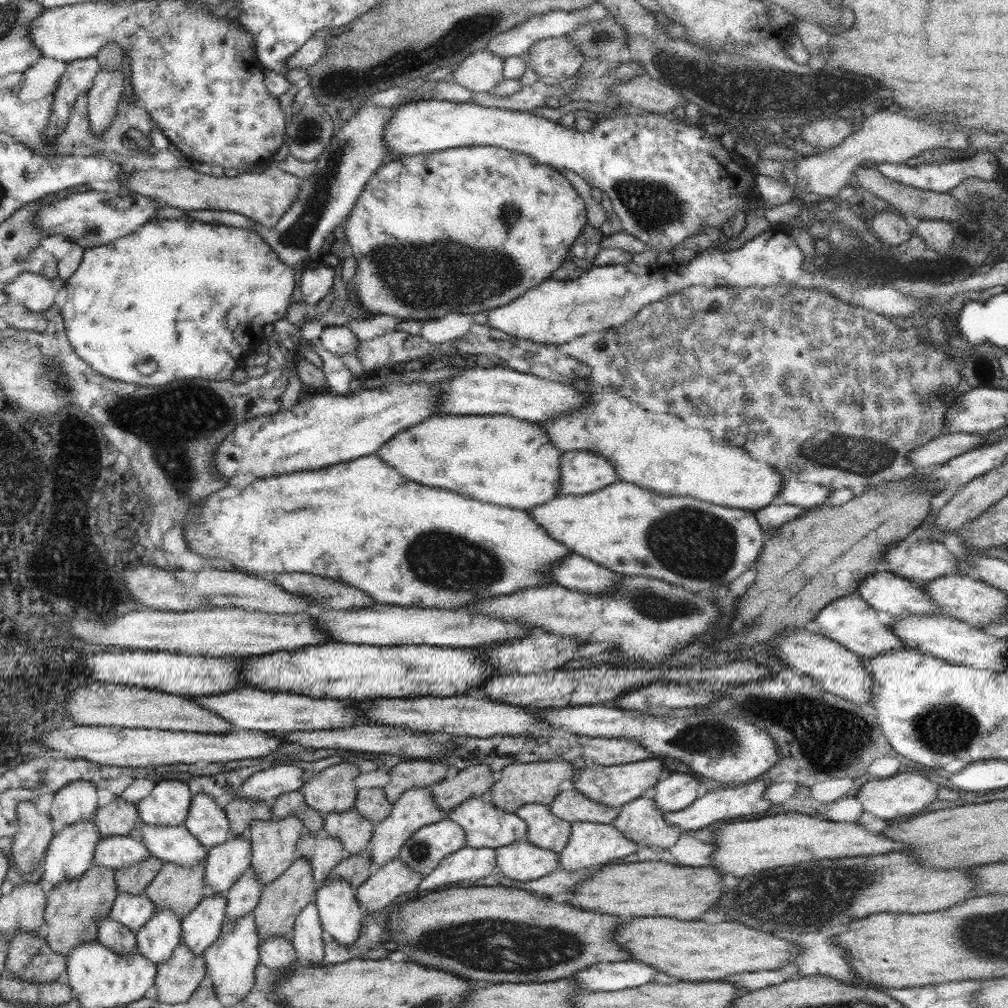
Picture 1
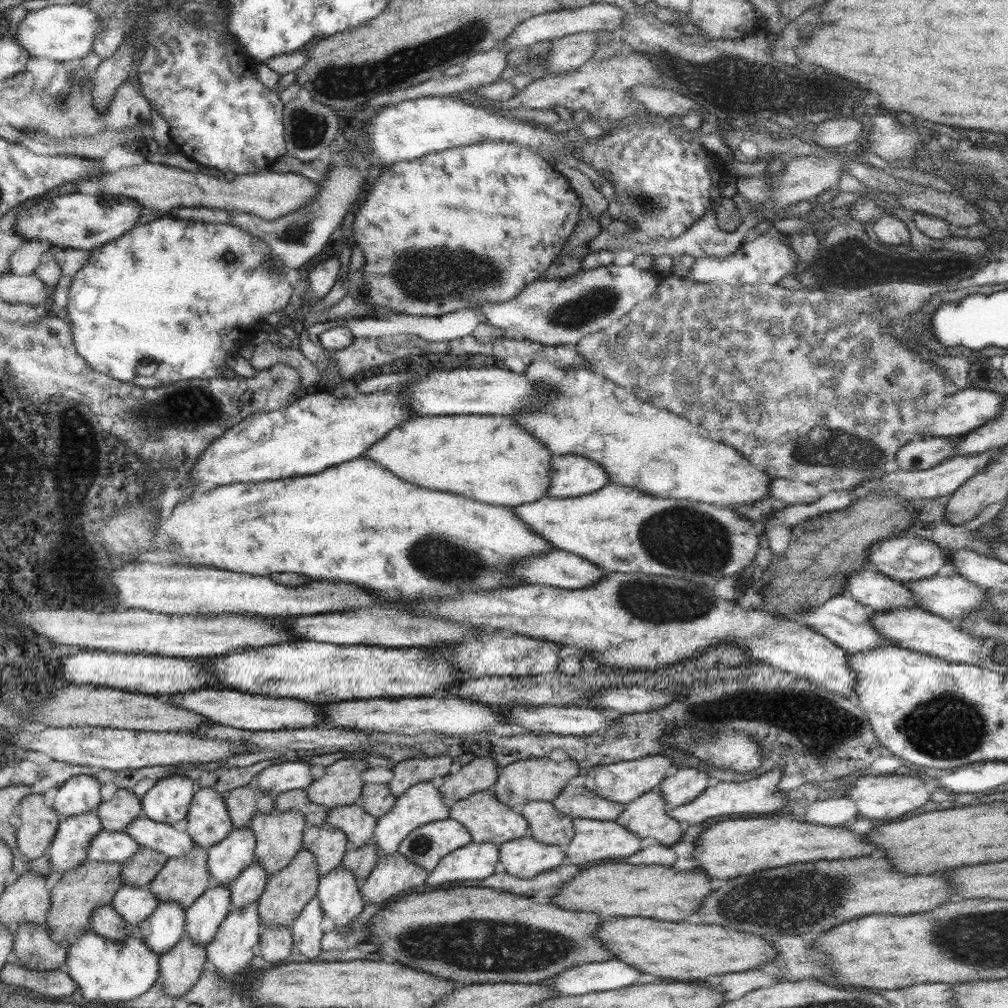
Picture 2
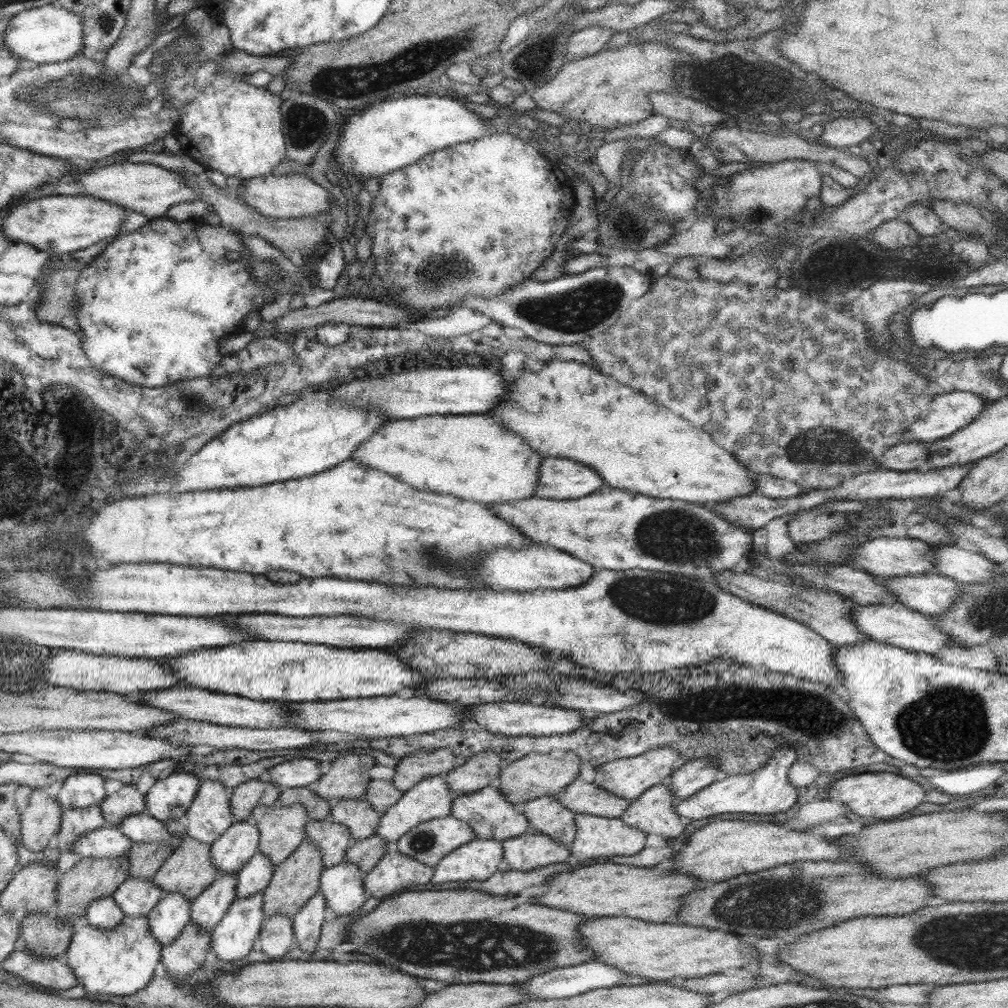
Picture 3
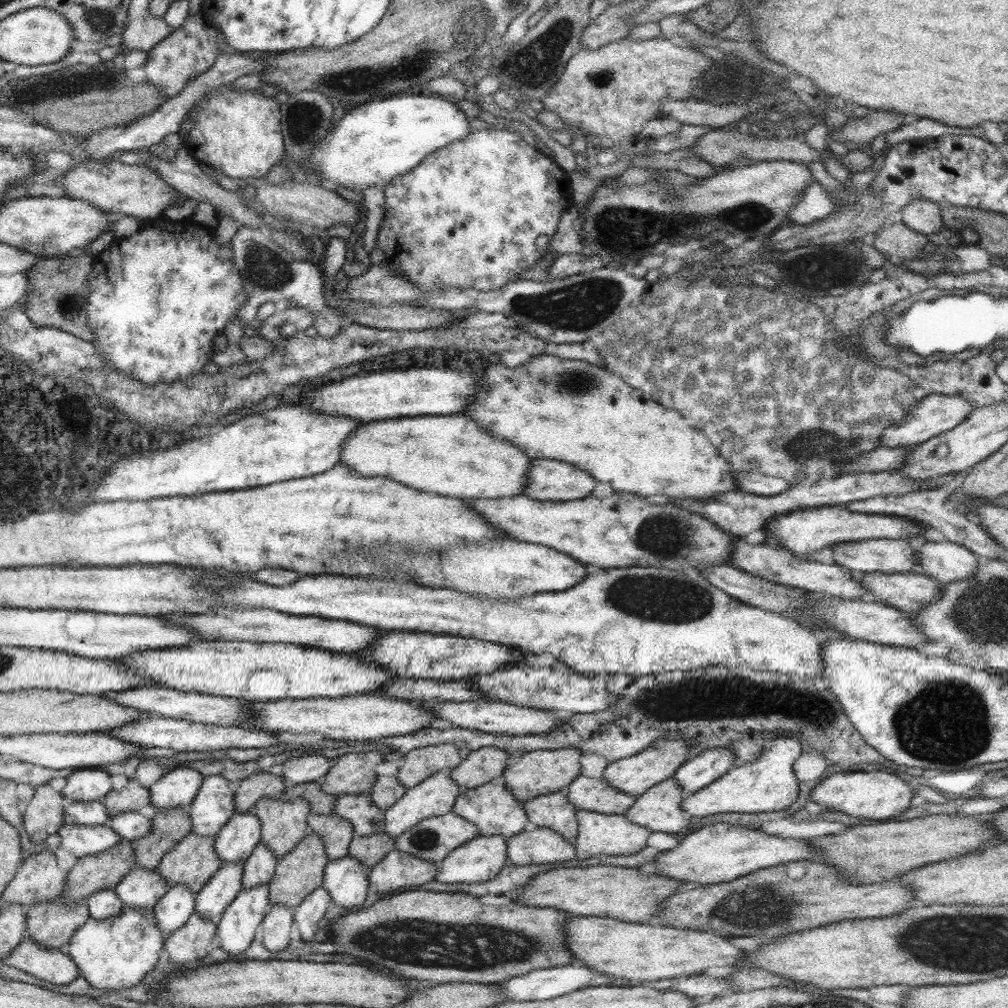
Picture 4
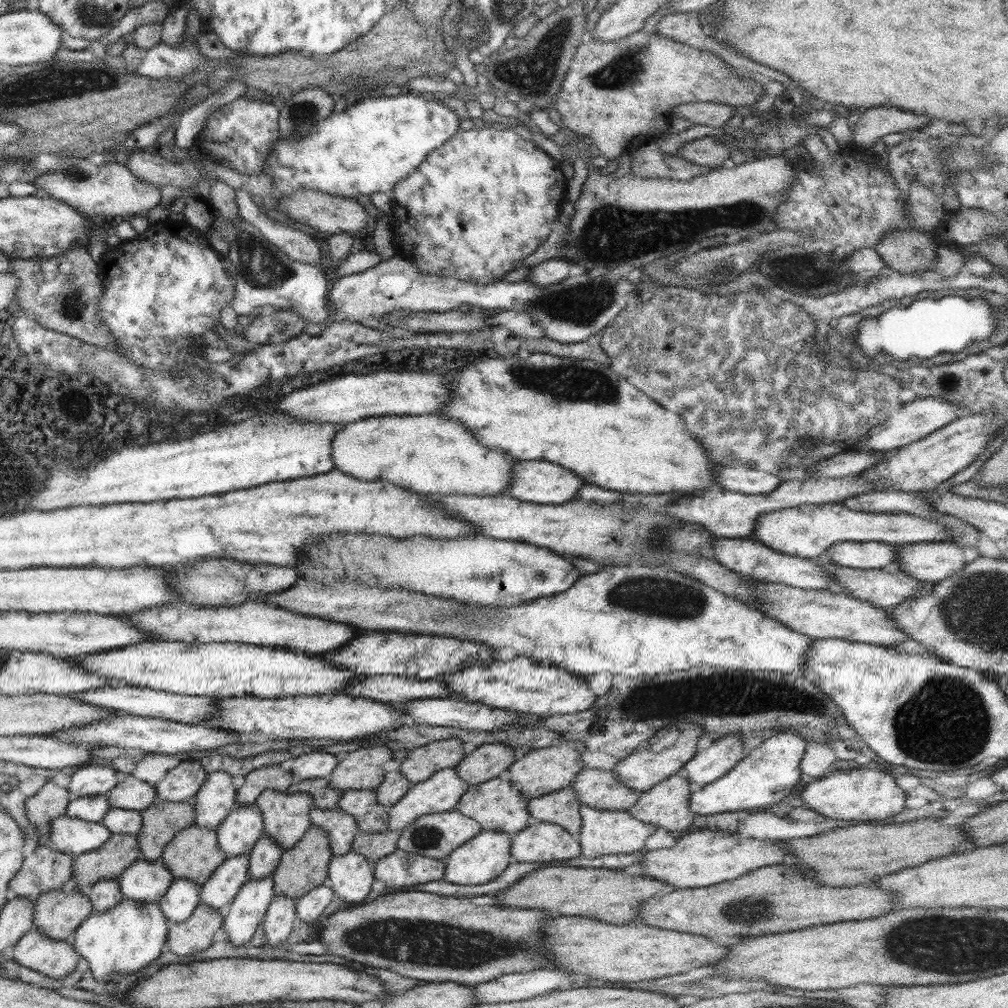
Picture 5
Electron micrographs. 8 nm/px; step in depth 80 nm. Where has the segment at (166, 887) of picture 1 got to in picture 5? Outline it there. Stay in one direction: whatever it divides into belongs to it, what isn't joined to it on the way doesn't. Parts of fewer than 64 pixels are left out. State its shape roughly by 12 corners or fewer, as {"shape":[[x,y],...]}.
{"shape":[[179,830],[160,860],[202,886],[228,856],[217,832]]}

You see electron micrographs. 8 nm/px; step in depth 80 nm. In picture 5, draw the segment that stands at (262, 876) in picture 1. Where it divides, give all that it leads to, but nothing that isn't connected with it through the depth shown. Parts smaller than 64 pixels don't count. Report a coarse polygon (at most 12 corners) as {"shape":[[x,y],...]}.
{"shape":[[263,790],[265,832],[283,850],[310,828],[310,793]]}

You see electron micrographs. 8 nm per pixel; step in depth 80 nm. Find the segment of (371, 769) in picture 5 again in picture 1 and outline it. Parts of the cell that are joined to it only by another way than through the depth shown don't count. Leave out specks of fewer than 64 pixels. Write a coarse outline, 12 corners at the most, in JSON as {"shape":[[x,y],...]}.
{"shape":[[355,763],[330,765],[301,786],[320,814],[355,806]]}

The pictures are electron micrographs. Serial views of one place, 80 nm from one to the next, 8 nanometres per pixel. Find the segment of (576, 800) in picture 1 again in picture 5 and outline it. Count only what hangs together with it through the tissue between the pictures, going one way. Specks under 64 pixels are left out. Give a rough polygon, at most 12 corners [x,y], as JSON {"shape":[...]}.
{"shape":[[584,767],[581,804],[628,810],[639,797],[611,770]]}

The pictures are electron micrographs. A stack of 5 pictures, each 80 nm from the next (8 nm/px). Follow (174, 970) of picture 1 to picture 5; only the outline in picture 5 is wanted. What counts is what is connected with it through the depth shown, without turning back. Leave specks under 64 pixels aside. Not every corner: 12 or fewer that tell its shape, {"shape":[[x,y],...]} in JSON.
{"shape":[[198,903],[184,922],[168,922],[169,949],[206,950],[223,917]]}

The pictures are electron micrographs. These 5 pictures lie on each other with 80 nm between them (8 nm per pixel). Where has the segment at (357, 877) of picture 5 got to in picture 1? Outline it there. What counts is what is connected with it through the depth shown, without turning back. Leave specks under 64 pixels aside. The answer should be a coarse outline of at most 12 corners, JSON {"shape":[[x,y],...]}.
{"shape":[[347,880],[323,881],[314,902],[326,936],[357,941],[367,910]]}

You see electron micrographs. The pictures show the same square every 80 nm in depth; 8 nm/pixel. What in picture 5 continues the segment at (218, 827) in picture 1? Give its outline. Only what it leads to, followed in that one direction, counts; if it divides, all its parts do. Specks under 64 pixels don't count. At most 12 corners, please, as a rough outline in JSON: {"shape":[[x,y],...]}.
{"shape":[[226,772],[207,774],[192,803],[194,824],[215,831],[235,807]]}

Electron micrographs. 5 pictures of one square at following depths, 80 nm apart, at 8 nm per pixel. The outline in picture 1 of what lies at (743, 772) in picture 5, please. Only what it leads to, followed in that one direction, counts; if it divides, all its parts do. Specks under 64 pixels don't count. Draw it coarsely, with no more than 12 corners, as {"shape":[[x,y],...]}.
{"shape":[[768,779],[722,786],[662,818],[684,831],[762,814]]}

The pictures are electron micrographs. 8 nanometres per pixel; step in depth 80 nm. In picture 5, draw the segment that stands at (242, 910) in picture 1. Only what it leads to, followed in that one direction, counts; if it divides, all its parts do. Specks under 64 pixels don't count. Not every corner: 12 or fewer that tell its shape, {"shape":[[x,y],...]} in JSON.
{"shape":[[266,833],[249,854],[249,878],[273,873],[283,848]]}

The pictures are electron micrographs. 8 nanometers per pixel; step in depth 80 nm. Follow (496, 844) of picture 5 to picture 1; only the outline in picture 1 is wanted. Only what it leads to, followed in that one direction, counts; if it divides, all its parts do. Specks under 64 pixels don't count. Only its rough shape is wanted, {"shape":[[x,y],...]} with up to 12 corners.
{"shape":[[465,846],[443,858],[419,888],[477,881],[496,867],[495,849]]}

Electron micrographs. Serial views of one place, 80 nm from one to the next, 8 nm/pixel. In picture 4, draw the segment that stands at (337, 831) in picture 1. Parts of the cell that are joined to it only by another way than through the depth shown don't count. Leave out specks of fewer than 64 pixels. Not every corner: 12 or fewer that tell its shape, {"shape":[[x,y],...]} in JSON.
{"shape":[[367,793],[338,795],[333,812],[358,835],[385,830],[383,810]]}

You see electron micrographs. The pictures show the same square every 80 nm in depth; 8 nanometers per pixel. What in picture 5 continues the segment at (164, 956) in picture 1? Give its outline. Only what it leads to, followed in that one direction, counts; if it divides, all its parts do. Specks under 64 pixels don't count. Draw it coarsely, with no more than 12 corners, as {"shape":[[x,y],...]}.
{"shape":[[174,878],[157,902],[168,922],[184,922],[201,902],[200,886]]}

